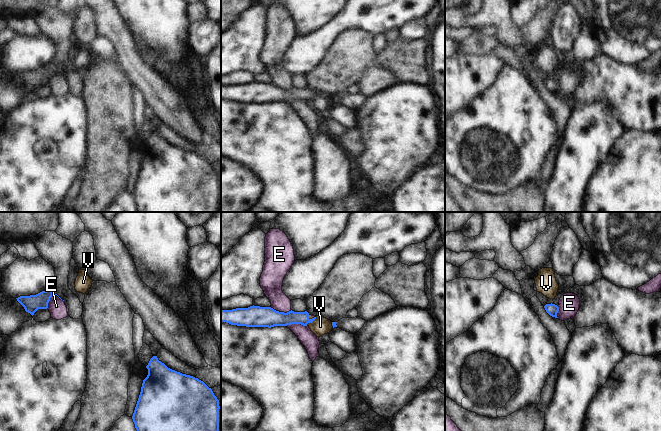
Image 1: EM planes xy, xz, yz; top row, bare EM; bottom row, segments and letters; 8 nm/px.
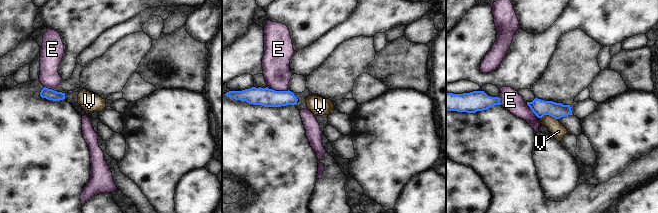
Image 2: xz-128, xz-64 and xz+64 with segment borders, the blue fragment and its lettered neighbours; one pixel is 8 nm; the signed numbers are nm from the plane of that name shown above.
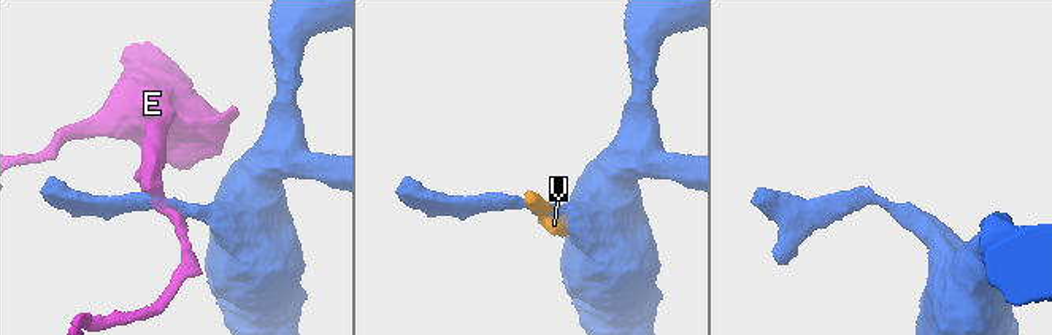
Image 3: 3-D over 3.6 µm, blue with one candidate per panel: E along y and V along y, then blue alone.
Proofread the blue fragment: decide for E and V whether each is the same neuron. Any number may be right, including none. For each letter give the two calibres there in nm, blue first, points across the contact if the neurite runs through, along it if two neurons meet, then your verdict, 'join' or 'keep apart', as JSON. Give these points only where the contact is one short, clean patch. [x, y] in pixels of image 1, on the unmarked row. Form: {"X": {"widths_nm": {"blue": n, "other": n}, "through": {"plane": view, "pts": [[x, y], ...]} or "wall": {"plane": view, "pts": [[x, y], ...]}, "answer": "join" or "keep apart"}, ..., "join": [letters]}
{"E": {"widths_nm": {"blue": 140, "other": 140}, "wall": {"plane": "xy", "pts": [[63, 76], [54, 70], [46, 84]]}, "answer": "keep apart"}, "V": {"widths_nm": {"blue": 110, "other": 140}, "answer": "keep apart"}, "join": []}

